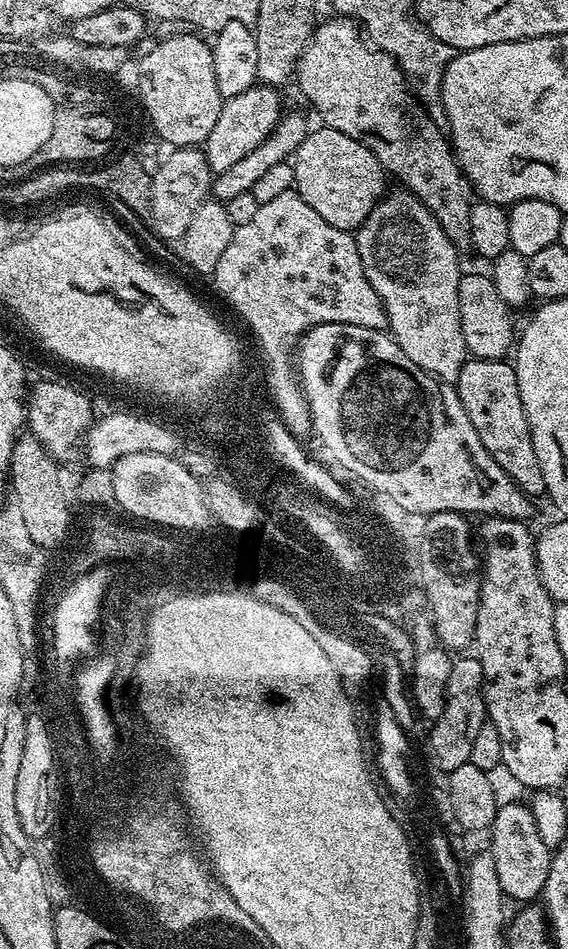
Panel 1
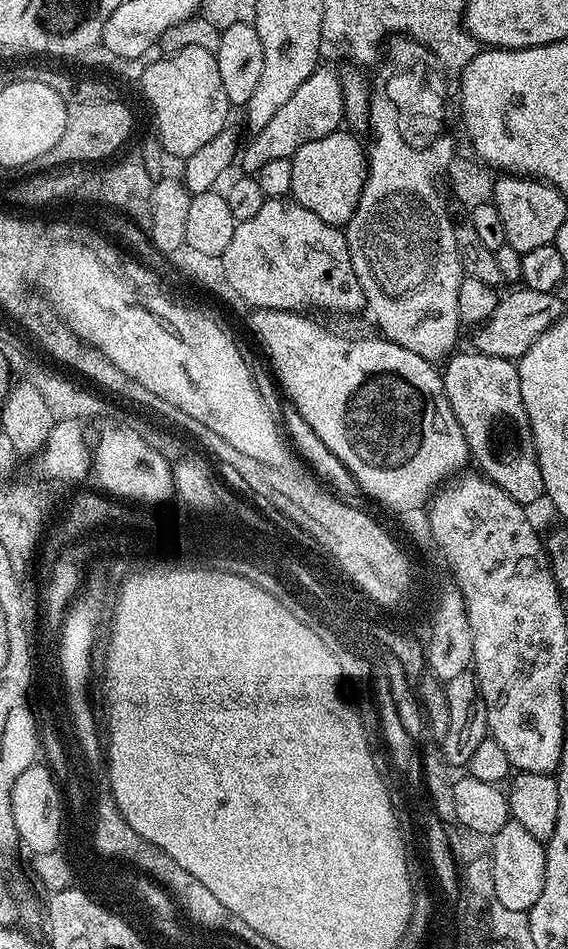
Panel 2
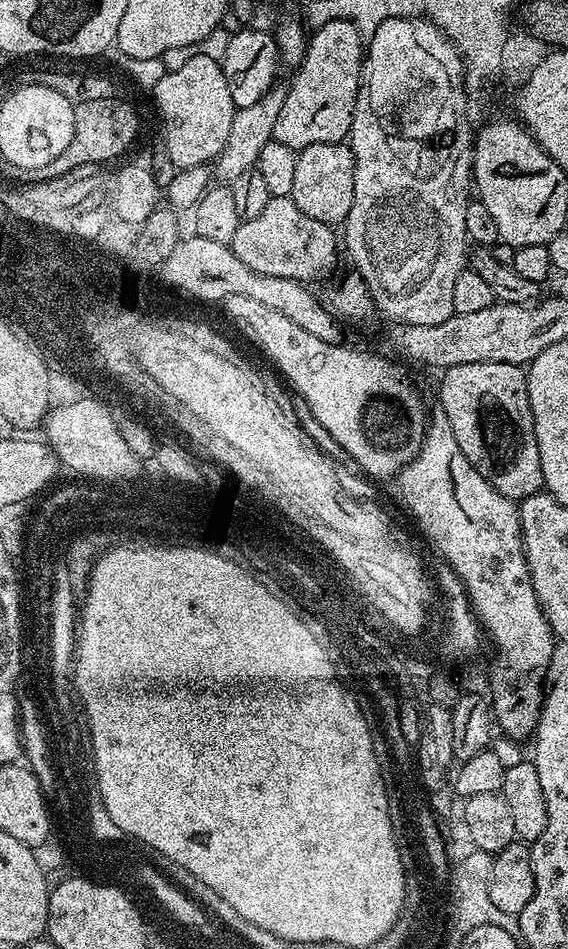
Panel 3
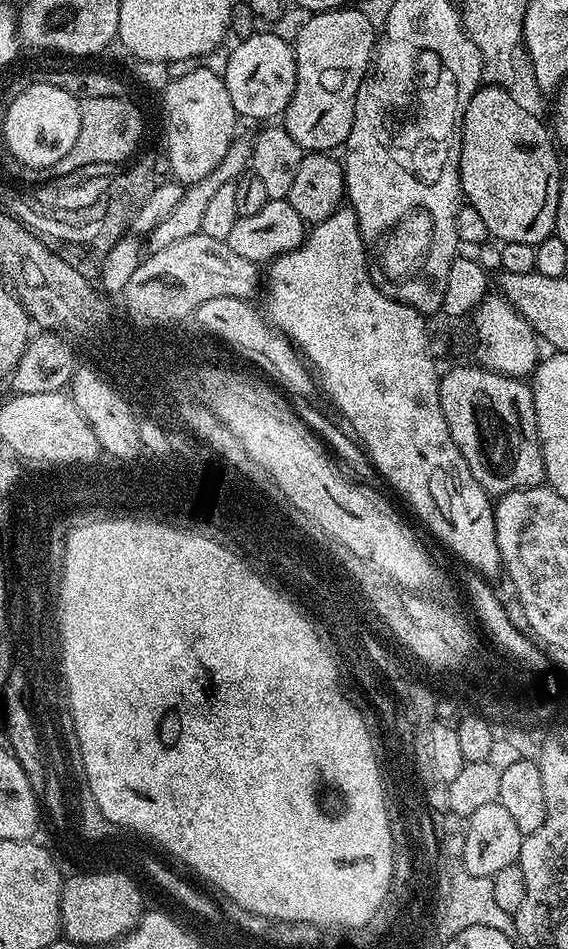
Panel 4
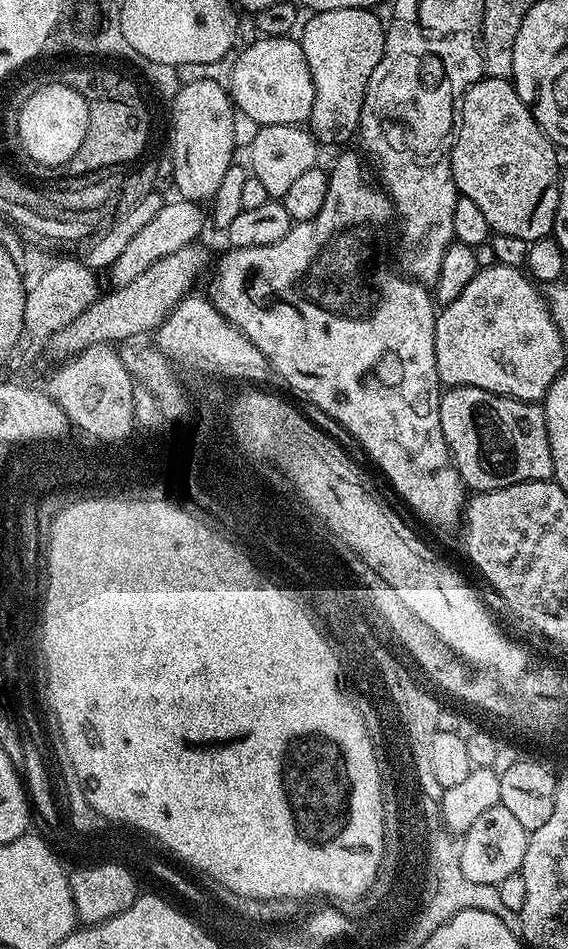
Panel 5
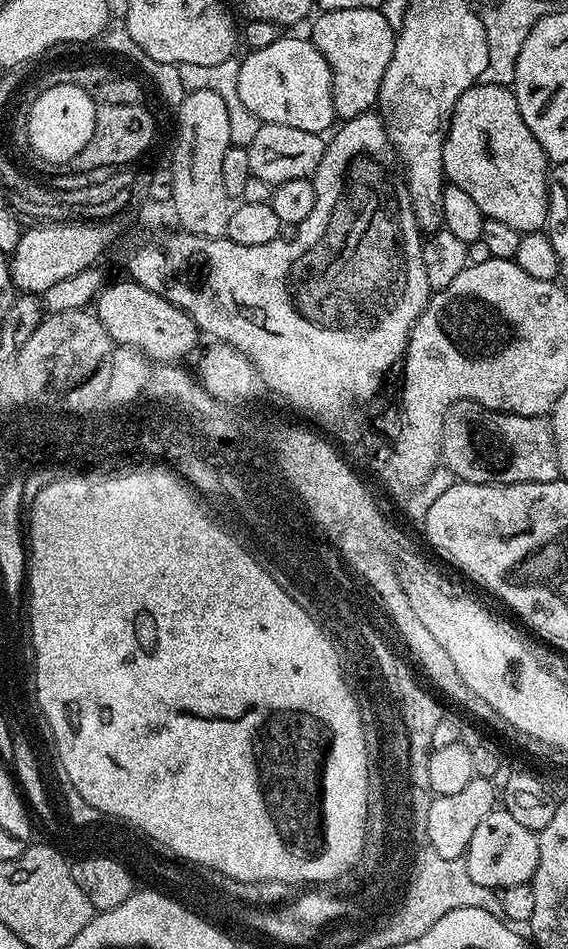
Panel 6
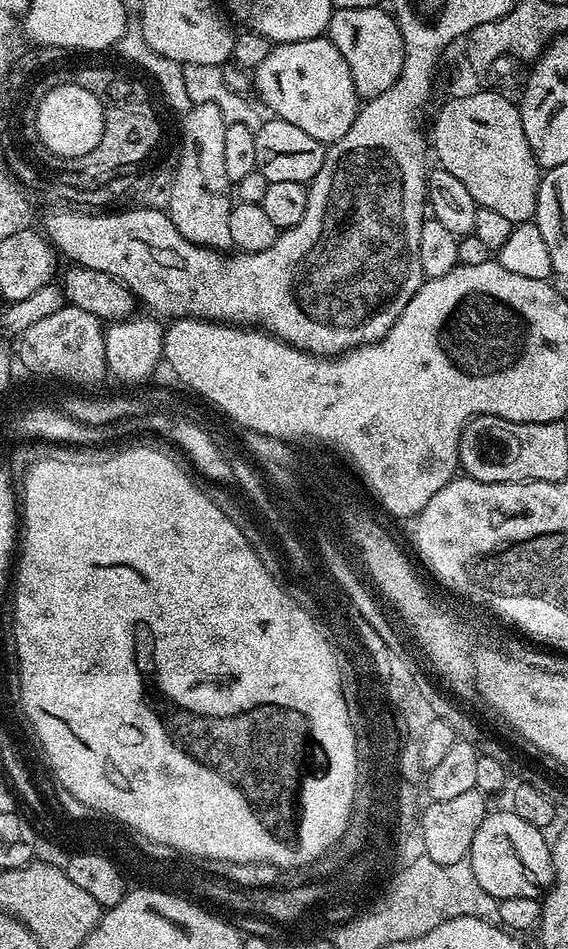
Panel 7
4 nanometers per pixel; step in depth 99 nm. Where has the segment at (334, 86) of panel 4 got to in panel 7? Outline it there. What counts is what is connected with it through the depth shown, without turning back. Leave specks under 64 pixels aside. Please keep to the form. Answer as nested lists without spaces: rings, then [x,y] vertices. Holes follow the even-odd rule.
[[[336,8],[333,11],[328,31],[328,39],[342,50],[342,58],[350,66],[350,78],[354,80],[357,97],[372,100],[378,94],[390,90],[394,82],[400,80],[404,65],[404,43],[396,17],[391,11],[374,8]]]

